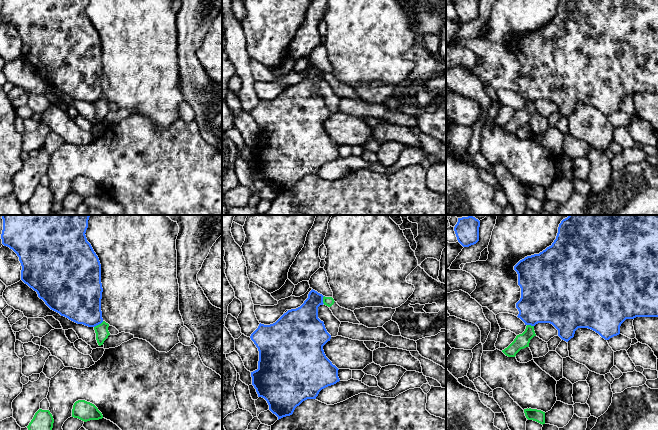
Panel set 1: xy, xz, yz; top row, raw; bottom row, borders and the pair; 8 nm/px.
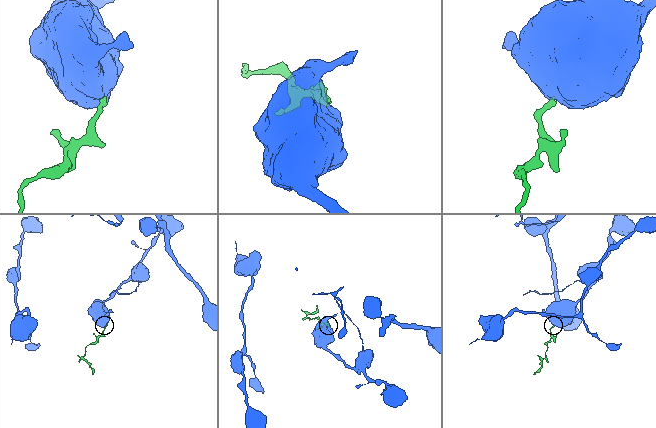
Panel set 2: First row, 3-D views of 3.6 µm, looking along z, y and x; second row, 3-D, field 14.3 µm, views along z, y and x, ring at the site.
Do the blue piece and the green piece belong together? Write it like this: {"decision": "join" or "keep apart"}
{"decision": "keep apart"}

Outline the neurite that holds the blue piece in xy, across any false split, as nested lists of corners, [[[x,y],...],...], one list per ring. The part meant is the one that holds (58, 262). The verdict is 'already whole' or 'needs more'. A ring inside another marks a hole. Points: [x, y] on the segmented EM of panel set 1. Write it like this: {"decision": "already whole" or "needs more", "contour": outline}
{"decision": "already whole", "contour": [[[2,215],[3,230],[1,234],[2,244],[12,249],[17,256],[22,266],[21,280],[30,288],[37,292],[38,297],[53,311],[69,320],[83,324],[88,327],[95,327],[103,322],[101,311],[102,299],[102,283],[101,283],[101,264],[98,256],[94,252],[91,244],[87,241],[86,230],[88,228],[88,220],[90,215]]]}

